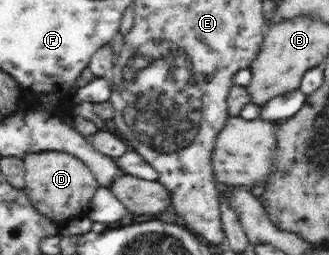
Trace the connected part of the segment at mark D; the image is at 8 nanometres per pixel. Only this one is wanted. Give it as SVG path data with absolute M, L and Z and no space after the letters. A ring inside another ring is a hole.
M62 151L30 153L23 155L22 159L25 165L23 189L38 213L46 215L56 224L88 213L92 197L99 186L82 159Z

